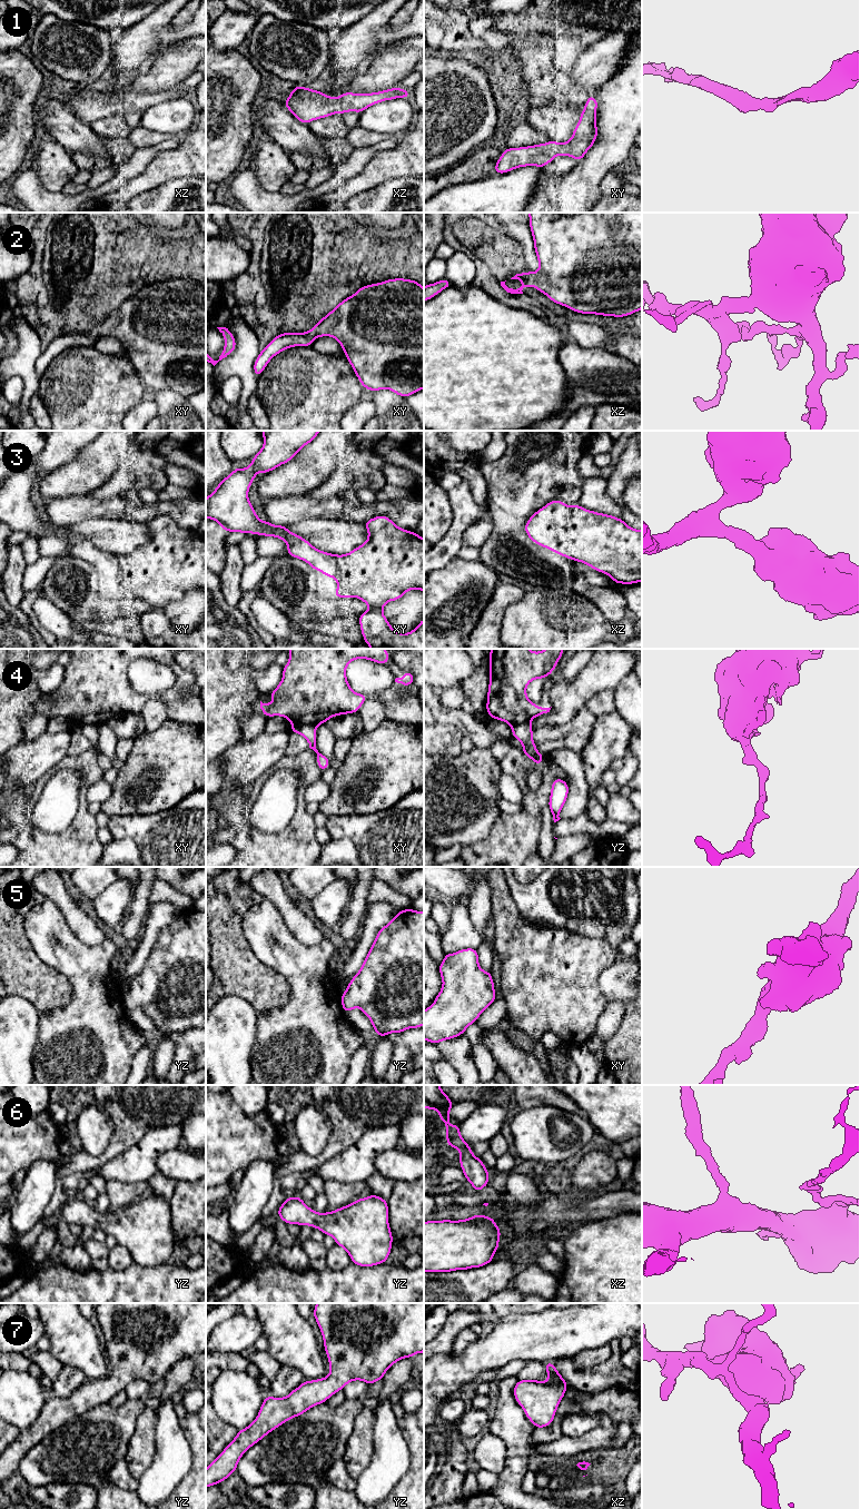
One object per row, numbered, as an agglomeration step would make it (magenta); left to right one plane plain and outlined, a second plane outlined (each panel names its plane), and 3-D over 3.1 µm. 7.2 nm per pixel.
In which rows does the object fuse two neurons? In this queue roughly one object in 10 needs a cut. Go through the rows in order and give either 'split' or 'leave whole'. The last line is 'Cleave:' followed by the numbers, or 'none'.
1: leave whole
2: leave whole
3: leave whole
4: split
5: leave whole
6: leave whole
7: leave whole
Cleave: 4

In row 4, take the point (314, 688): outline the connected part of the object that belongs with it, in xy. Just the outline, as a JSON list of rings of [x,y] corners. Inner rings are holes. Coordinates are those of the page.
[[[288,649],[289,661],[283,668],[283,679],[277,688],[268,696],[274,699],[274,703],[263,703],[260,709],[264,716],[280,716],[291,723],[319,726],[328,719],[347,713],[356,713],[362,704],[368,699],[367,696],[356,693],[352,690],[346,678],[346,668],[349,662],[356,659],[366,659],[376,663],[385,664],[391,655],[385,649]]]

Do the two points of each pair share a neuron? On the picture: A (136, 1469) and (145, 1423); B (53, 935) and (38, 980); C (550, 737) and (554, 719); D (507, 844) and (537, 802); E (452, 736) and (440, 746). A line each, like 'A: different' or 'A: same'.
A: same
B: different
C: different
D: same
E: same

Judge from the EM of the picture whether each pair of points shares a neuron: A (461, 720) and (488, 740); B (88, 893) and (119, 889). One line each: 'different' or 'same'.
A: same
B: different

